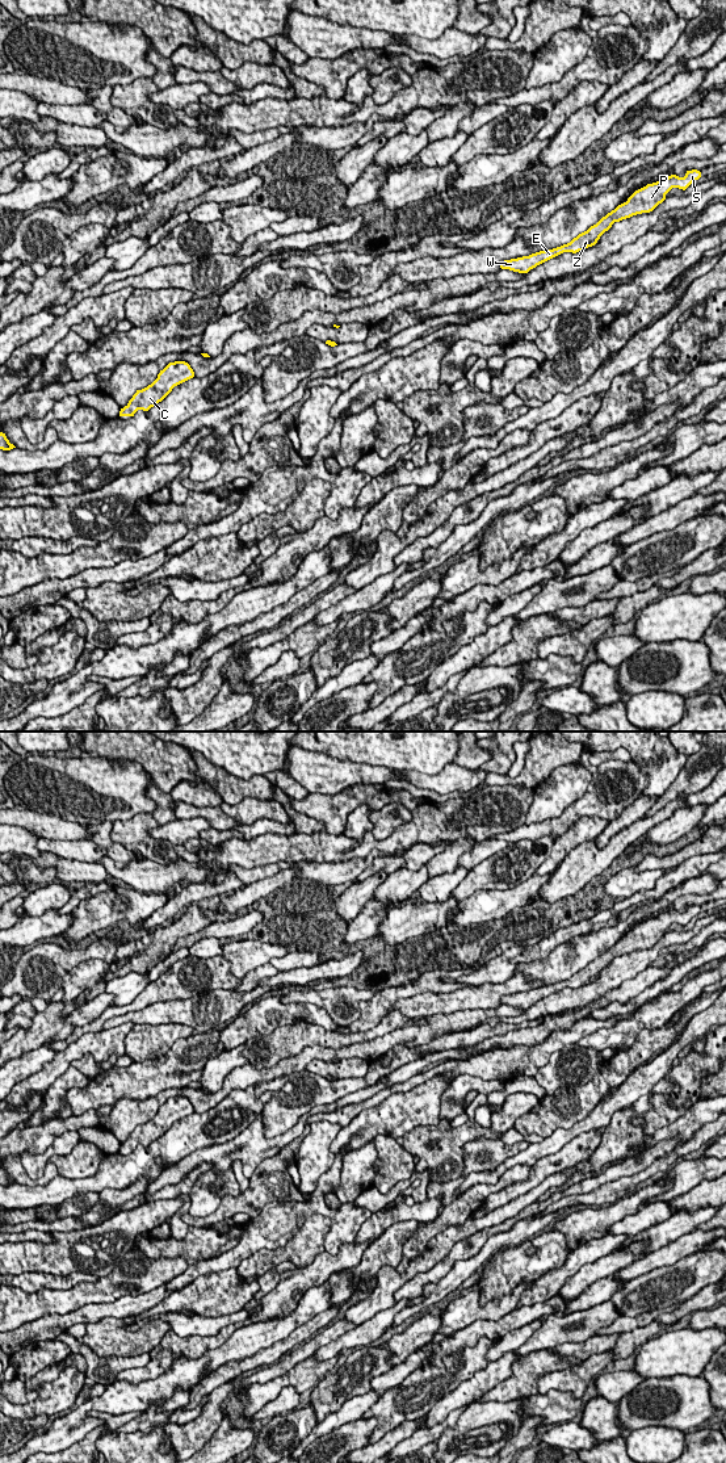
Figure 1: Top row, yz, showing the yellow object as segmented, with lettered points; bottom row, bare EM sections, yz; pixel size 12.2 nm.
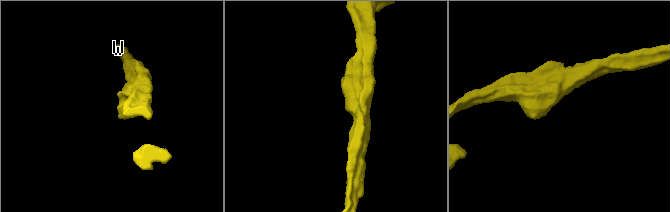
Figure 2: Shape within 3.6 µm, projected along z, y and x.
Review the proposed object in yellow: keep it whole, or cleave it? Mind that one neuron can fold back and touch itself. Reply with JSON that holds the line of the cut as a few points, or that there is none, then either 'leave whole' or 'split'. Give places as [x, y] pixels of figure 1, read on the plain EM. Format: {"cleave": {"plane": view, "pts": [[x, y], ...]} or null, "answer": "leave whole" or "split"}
{"cleave": null, "answer": "leave whole"}

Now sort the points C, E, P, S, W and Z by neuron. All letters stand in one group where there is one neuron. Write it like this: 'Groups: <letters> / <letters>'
Groups: C E P S W Z

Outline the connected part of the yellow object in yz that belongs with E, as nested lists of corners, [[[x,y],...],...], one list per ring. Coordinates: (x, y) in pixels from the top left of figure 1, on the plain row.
[[[697,905],[687,906],[684,913],[671,910],[663,913],[656,918],[647,919],[646,922],[635,926],[626,938],[618,940],[614,946],[603,952],[596,960],[591,961],[587,967],[579,969],[570,978],[553,985],[545,985],[529,992],[504,995],[500,999],[502,1005],[509,1005],[519,1009],[528,1009],[537,1001],[563,989],[576,989],[597,978],[600,972],[608,967],[614,957],[630,953],[637,950],[650,948],[659,939],[666,935],[666,930],[672,923],[685,926],[693,917],[701,913],[701,907]]]

